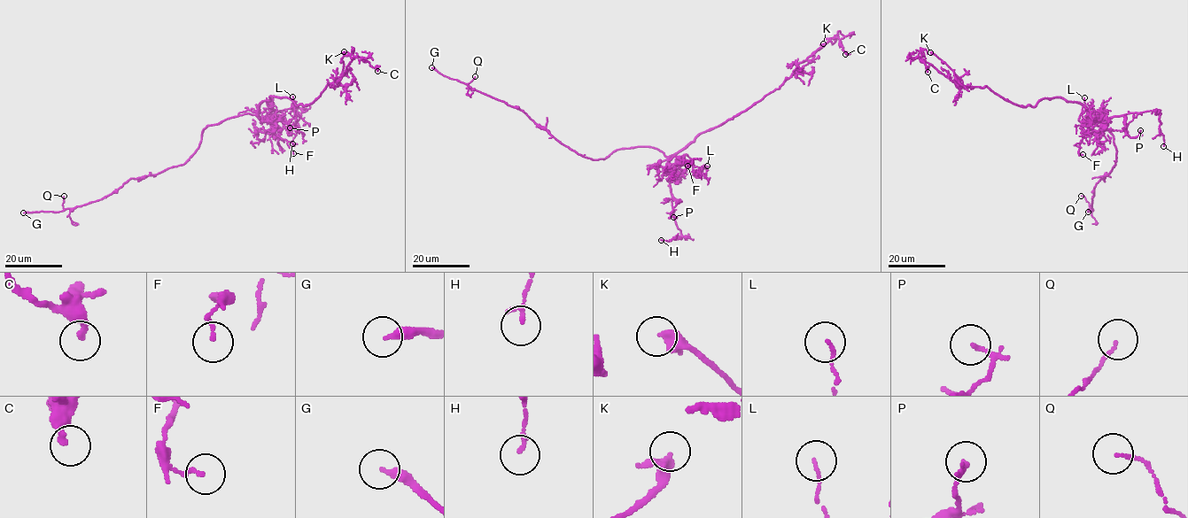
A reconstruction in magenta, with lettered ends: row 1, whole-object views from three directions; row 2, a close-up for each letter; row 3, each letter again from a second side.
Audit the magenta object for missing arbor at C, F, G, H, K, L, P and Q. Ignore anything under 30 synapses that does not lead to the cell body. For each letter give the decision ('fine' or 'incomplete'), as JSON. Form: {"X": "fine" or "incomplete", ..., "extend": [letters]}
{"C": "fine", "F": "fine", "G": "incomplete", "H": "fine", "K": "fine", "L": "fine", "P": "fine", "Q": "fine", "extend": ["G"]}

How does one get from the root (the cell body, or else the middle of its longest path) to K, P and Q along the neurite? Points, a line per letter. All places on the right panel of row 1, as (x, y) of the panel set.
K: (1086, 117), (1088, 112), (1080, 104), (1060, 97), (1021, 106), (986, 86), (966, 87), (930, 52)
P: (1086, 117), (1088, 114), (1096, 120), (1103, 120), (1122, 115), (1124, 131), (1128, 135), (1135, 137), (1140, 130)
Q: (1086, 117), (1113, 135), (1117, 160), (1108, 174), (1100, 178), (1096, 184), (1091, 207), (1081, 196)

